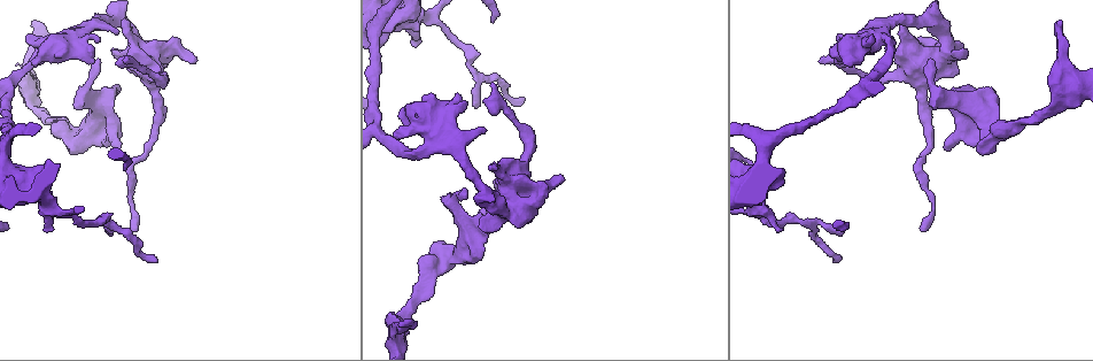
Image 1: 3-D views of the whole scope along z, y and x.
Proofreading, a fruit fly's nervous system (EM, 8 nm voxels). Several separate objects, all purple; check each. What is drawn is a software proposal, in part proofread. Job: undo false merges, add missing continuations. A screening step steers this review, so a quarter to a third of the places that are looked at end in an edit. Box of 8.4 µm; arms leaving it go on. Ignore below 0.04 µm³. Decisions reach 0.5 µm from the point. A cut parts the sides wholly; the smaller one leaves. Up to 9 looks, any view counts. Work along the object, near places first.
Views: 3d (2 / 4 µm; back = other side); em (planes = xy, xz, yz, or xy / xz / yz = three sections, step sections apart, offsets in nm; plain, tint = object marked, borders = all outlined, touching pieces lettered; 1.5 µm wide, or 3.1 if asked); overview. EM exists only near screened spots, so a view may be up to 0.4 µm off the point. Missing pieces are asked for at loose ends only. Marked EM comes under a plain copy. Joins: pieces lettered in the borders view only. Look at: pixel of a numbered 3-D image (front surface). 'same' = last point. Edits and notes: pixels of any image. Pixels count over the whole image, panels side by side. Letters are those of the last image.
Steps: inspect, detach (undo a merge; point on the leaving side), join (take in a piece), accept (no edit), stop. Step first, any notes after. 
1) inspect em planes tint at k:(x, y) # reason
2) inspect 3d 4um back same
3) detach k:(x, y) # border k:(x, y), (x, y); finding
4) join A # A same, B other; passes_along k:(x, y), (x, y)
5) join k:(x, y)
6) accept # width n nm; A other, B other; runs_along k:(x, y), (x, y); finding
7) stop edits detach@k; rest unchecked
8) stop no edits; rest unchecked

inspect em yz step 4 borders at 1:(135, 230) # tapers out

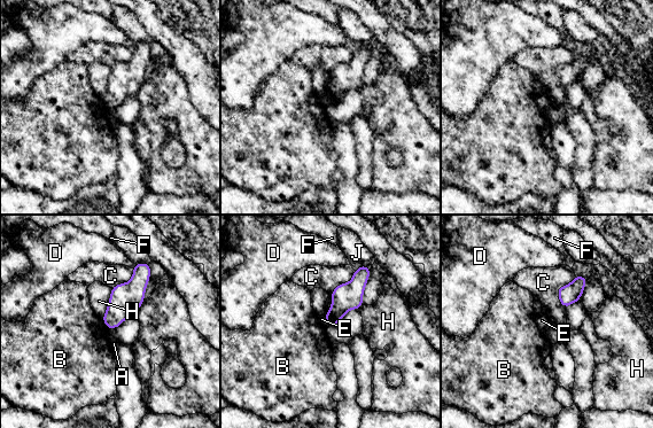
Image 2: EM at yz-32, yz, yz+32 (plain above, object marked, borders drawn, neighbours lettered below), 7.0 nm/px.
inspect em planes borders same # another direction

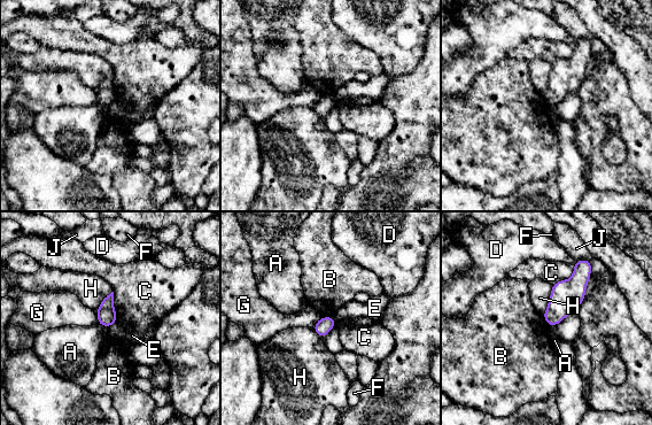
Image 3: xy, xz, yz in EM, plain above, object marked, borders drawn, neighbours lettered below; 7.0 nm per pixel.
accept # A other, B other, C other, D other, E other, F other, G other, H other, J other; border 3:(332, 315), (321, 317); no lettered piece goes on from it

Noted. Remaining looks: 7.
inspect 3d 2um at 1:(120, 147) # free end

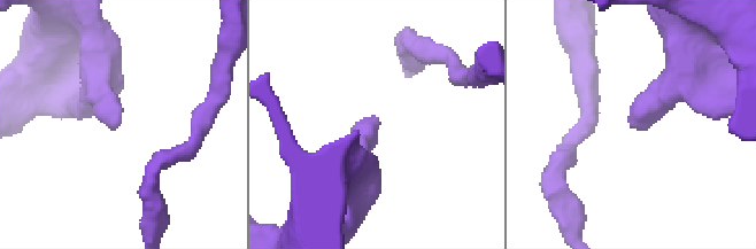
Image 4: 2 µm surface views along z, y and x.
inspect em yz step 8 borders at 4:(114, 126)

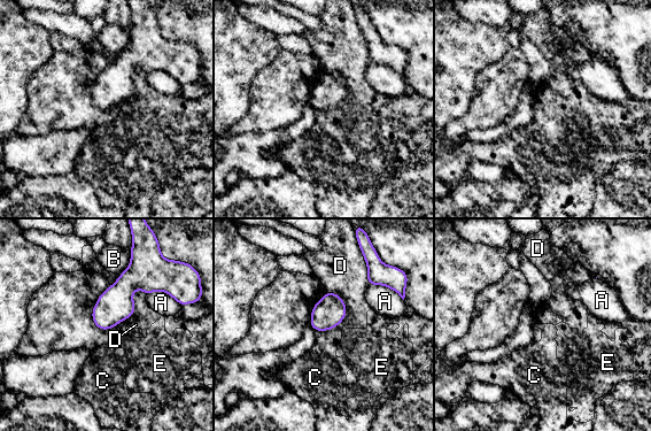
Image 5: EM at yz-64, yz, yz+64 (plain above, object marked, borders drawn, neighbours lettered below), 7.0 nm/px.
inspect em planes borders same

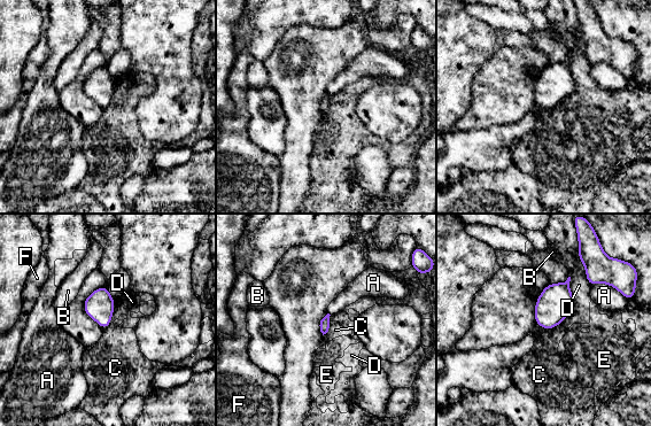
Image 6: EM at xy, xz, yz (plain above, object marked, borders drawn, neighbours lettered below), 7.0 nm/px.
accept # A other, B other, C other, D other, E other, F other; border 6:(560, 323), (545, 330); no lettered piece goes on from it

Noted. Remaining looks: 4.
inspect 3d 4um at 1:(97, 60) # free end

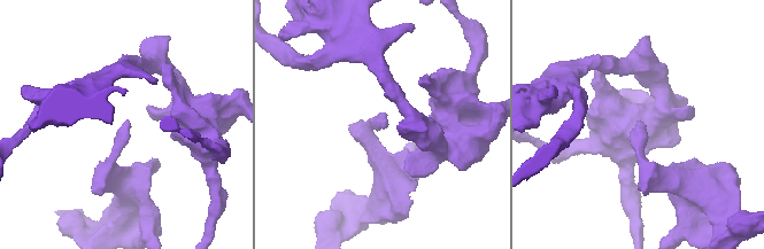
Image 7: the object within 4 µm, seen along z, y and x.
inspect em xy step 8 borders at 7:(125, 122)

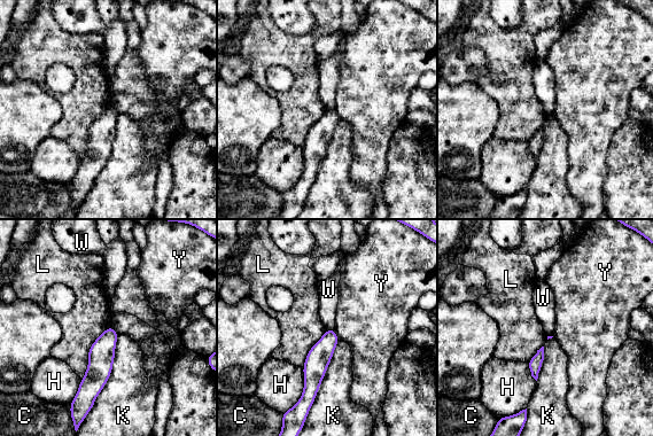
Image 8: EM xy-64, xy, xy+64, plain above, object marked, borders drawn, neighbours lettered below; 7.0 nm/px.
accept # longest_contact K 550 nm; C other, H other, K other, L other, W other, Y other; no lettered piece goes on from it

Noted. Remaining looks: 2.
stop no edits; rest unchecked

